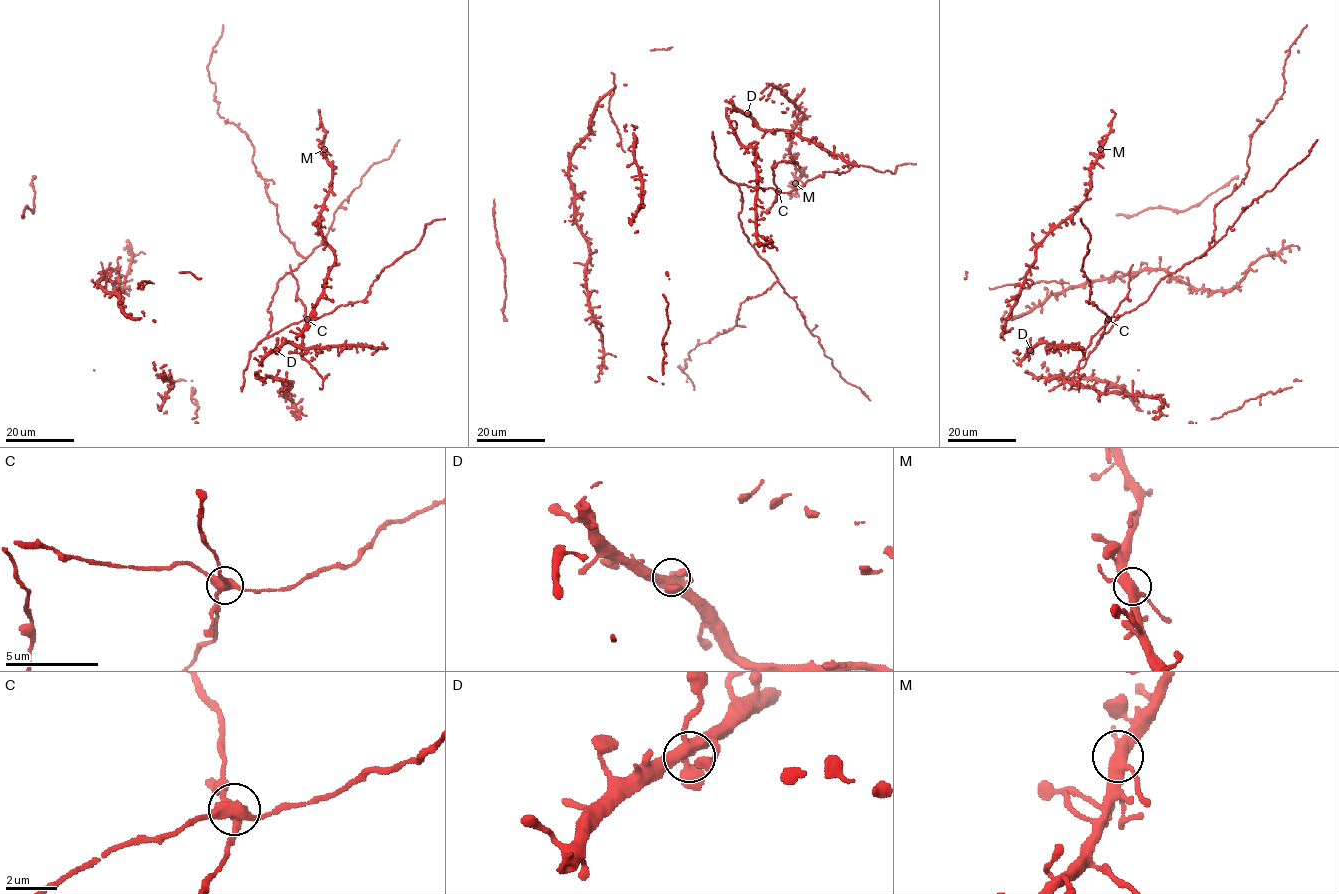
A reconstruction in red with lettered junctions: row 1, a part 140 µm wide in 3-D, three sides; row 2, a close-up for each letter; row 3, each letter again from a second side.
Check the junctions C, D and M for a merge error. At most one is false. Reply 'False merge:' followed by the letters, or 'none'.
False merge: C

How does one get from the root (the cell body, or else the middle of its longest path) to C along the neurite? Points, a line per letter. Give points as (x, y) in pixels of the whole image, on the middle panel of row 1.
C: (713, 153), (720, 172), (733, 183), (778, 191)

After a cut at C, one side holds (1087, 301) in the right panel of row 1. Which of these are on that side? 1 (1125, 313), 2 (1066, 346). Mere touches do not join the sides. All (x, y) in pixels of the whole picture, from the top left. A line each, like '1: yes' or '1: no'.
1: yes
2: yes

